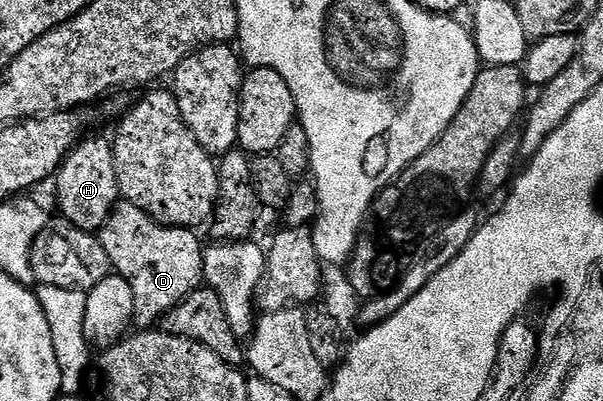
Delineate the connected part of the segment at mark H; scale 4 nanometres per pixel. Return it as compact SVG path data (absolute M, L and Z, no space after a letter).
M83 138L82 142L62 160L56 172L58 179L58 207L61 218L68 220L82 231L101 232L120 201L114 145L109 138Z

